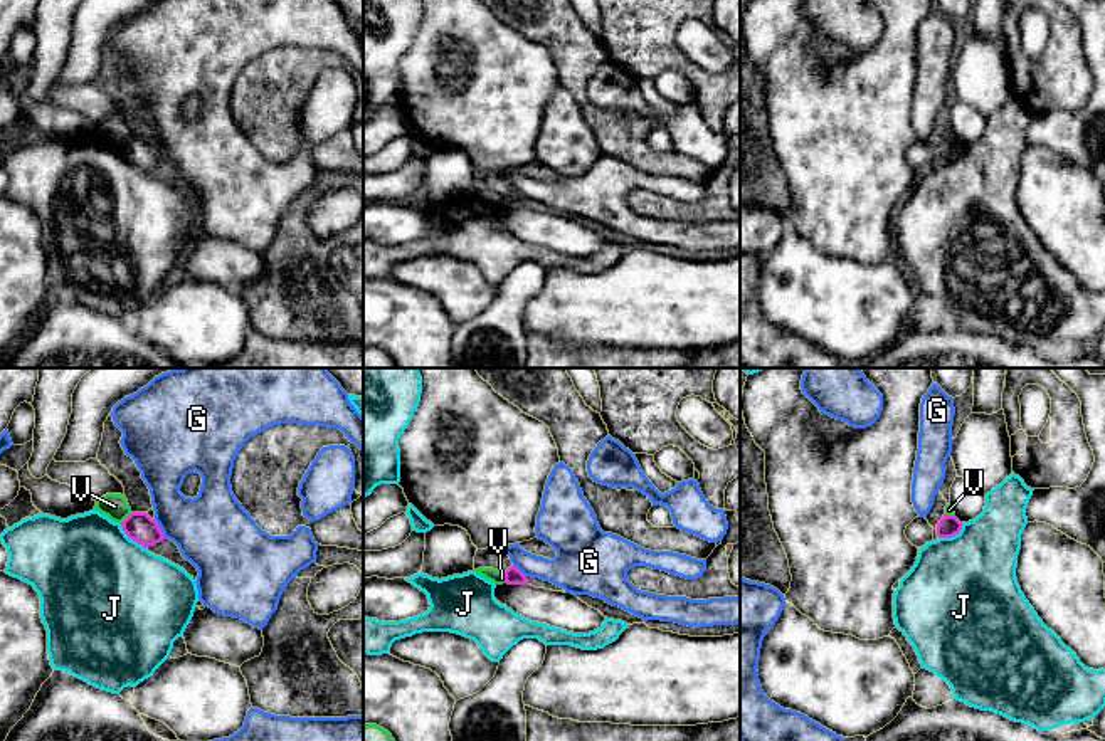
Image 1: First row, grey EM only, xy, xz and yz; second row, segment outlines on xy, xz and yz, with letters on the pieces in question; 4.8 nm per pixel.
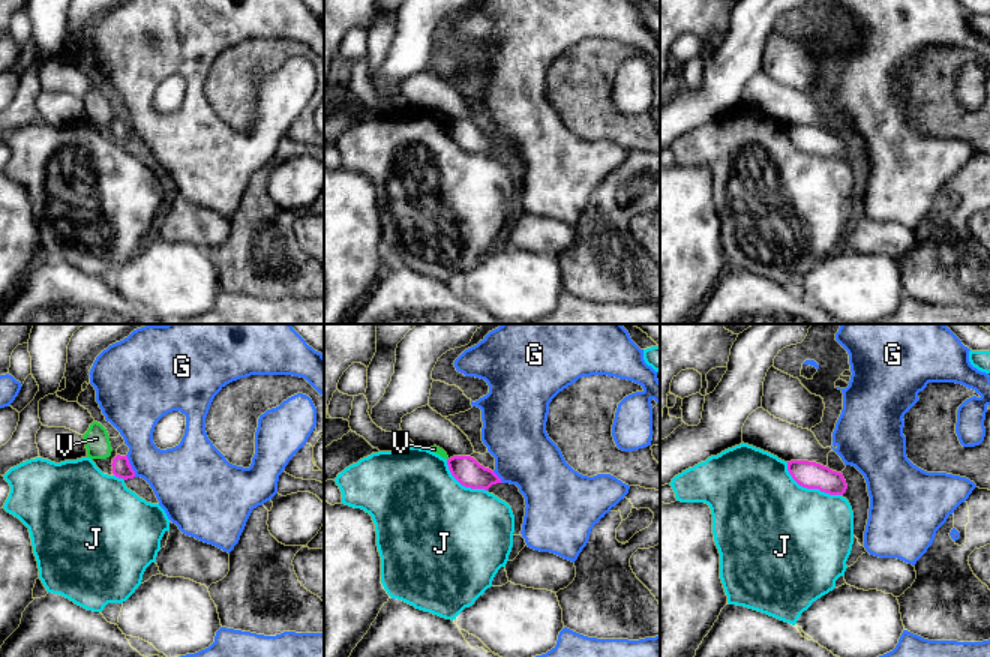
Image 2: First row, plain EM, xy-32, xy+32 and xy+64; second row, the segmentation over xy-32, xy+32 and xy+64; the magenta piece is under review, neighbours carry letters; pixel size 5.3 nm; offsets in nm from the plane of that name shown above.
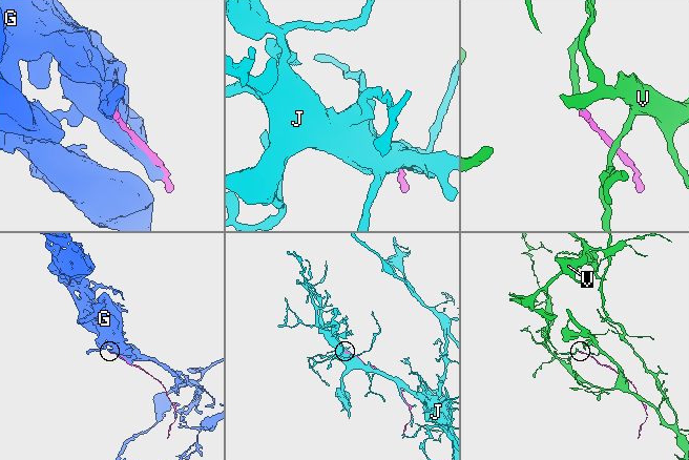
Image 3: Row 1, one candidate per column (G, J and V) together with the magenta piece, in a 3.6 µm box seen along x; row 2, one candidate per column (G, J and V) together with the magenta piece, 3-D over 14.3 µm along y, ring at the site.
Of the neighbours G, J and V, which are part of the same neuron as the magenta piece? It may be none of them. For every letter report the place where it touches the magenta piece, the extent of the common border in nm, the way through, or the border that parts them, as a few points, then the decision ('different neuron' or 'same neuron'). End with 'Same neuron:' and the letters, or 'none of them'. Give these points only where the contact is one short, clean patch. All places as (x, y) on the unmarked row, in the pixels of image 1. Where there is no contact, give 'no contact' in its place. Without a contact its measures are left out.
G: contact xy (160, 153); length 120 nm; different neuron
J: contact yz (952, 158); length 140 nm; different neuron
V: contact xy (126, 141); length 80 nm; border xy (132, 136), (120, 147); different neuron
Same neuron: none of them

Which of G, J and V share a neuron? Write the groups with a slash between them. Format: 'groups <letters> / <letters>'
groups G / J / V

